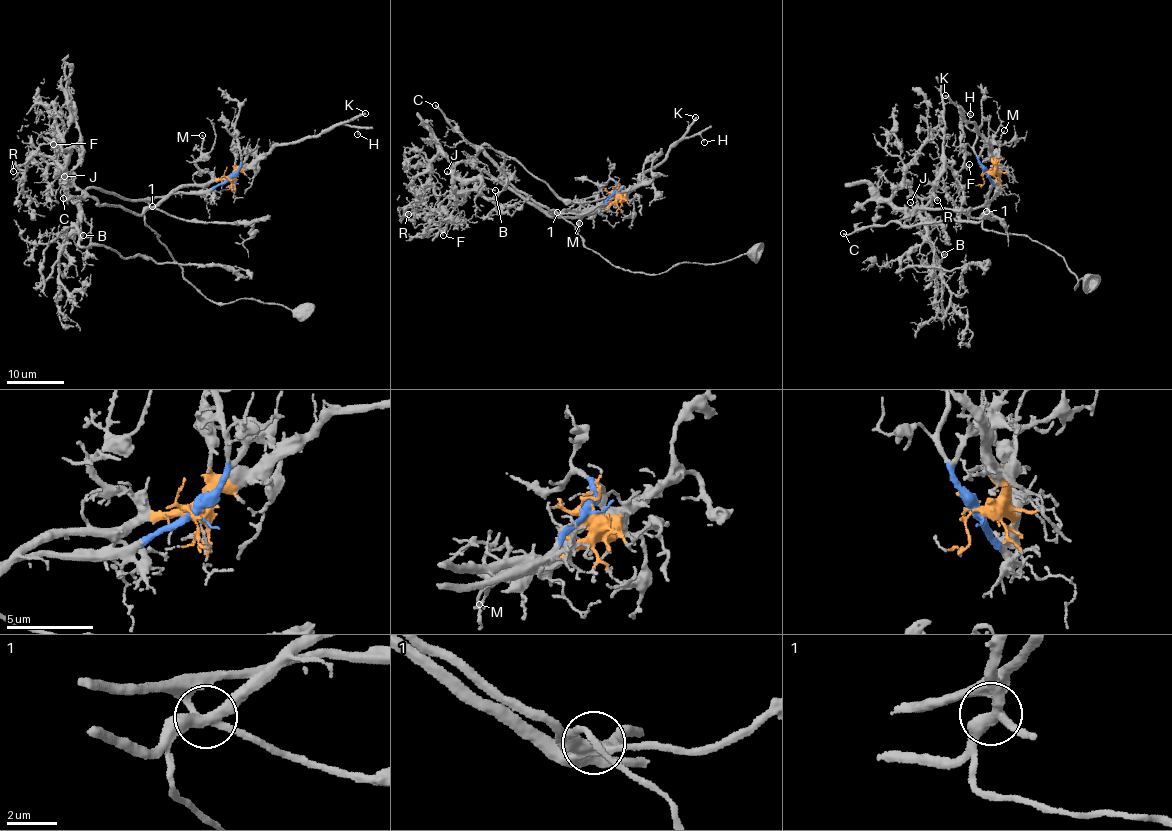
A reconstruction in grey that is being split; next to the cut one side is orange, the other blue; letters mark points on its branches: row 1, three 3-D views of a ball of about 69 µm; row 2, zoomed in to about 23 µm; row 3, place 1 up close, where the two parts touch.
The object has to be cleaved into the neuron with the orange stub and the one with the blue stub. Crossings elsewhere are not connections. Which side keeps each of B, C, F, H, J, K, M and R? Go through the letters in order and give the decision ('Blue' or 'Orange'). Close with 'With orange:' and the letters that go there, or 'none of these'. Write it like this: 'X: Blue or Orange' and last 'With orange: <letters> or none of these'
B: Blue
C: Orange
F: Blue
H: Orange
J: Blue
K: Orange
M: Orange
R: Blue
With orange: C, H, K, M

